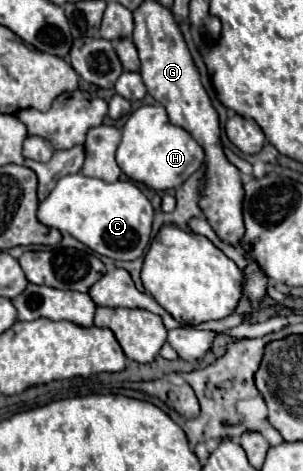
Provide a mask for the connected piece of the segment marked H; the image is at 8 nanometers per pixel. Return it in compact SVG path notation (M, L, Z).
M143 105L127 119L123 127L123 139L117 147L119 169L137 183L145 183L155 191L167 191L183 185L195 171L203 167L205 153L199 143L181 127L175 127L167 119L163 105Z

